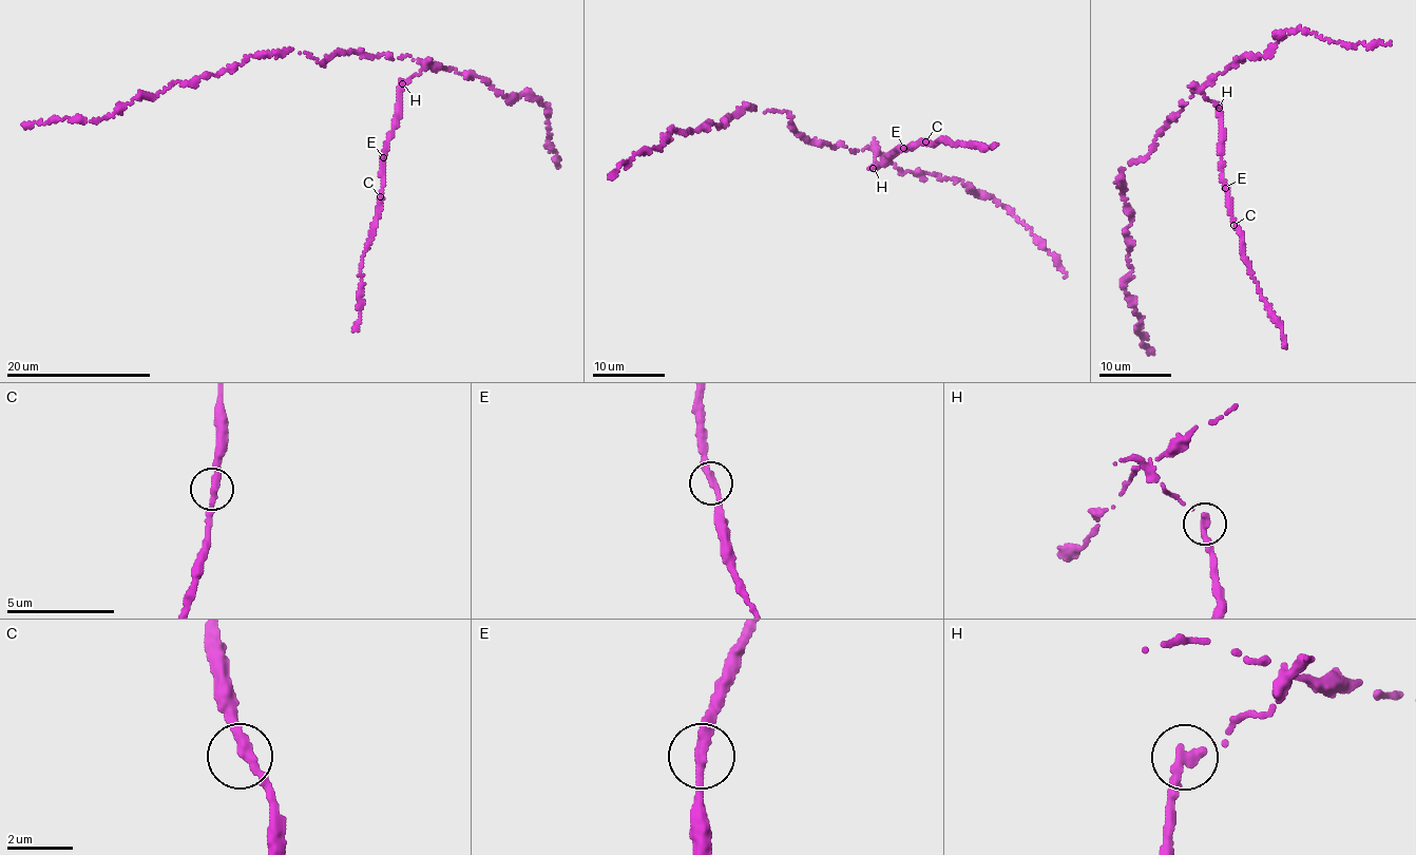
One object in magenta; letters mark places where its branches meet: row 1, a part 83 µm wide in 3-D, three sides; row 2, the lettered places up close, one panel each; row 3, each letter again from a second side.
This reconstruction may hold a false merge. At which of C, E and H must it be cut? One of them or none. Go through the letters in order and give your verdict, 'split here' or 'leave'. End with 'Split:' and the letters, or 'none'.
C: leave
E: leave
H: split here
Split: H

